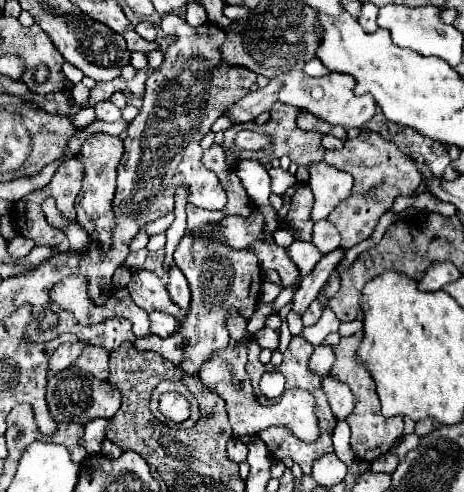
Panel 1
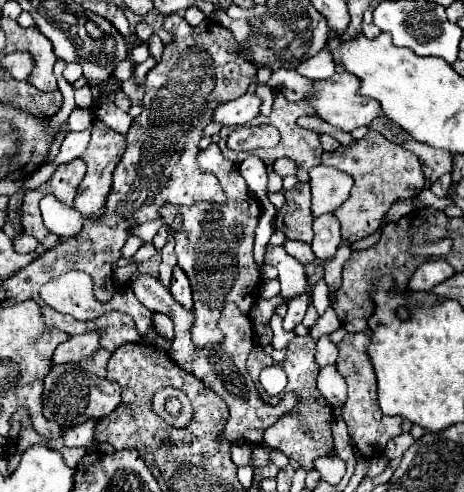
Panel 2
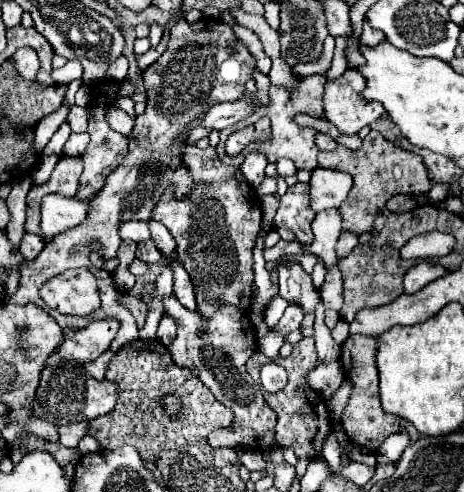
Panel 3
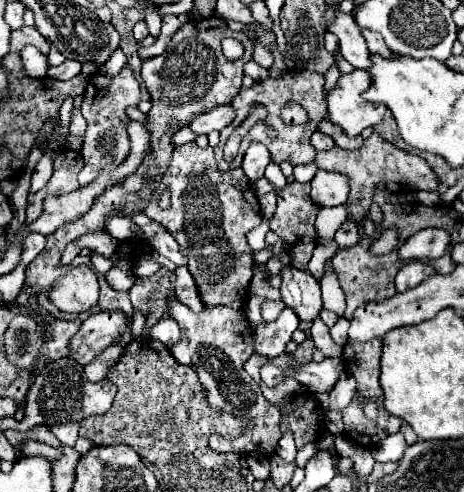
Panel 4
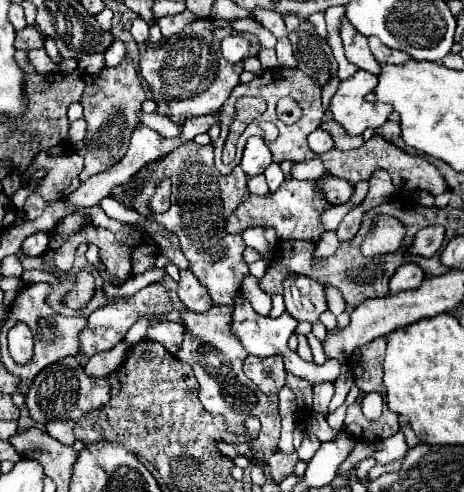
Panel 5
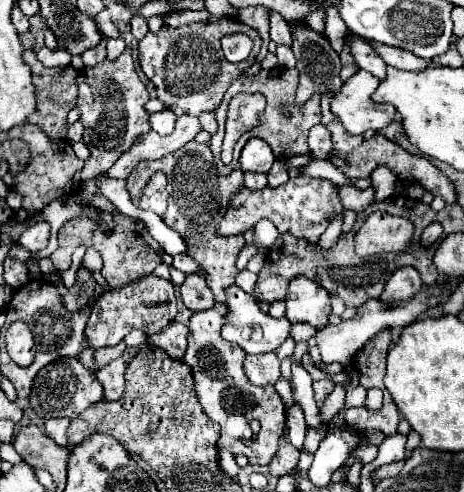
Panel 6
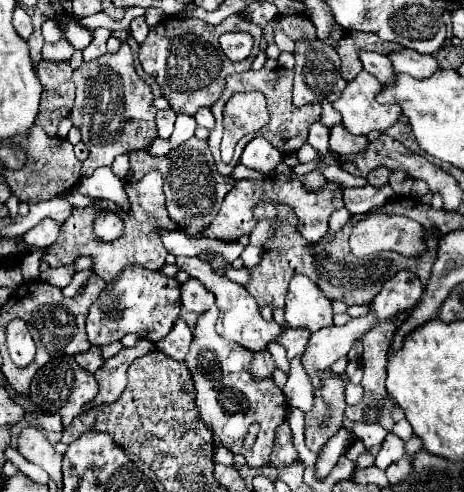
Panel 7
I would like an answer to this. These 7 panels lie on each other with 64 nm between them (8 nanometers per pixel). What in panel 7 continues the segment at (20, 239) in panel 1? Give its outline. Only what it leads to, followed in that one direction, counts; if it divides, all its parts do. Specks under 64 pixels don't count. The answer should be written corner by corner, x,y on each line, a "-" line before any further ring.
44,218
38,226
34,226
30,232
24,234
24,242
30,248
48,248
58,240
60,228
62,228
60,222
56,222
52,218

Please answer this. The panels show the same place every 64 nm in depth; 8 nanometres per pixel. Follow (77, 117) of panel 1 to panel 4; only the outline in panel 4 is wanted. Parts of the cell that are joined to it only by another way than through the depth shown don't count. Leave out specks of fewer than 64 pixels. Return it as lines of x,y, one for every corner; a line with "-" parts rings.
76,110
76,112
72,114
72,122
70,122
70,134
72,134
72,136
82,136
84,132
86,132
86,120
82,118
80,110

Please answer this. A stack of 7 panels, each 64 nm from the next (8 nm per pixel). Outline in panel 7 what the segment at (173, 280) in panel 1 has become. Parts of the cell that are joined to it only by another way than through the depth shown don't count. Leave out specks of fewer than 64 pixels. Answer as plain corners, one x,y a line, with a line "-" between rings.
190,278
186,284
180,286
180,290
182,290
182,306
190,312
204,314
206,310
210,310
214,306
212,292
208,292
204,288
204,284
200,284
198,280

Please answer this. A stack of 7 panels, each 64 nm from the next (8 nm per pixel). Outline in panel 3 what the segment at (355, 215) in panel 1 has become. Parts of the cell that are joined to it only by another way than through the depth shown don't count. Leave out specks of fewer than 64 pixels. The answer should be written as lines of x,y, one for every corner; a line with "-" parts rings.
370,132
362,146
358,150
348,148
336,148
332,152
320,152
318,154
318,166
328,168
334,166
340,172
348,172
354,178
352,192
348,194
346,202
338,208
344,216
344,228
352,230
356,234
368,232
372,228
372,220
378,210
384,208
384,202
390,200
396,194
412,194
418,196
420,188
432,188
432,180
428,176
428,170
418,154
406,152
392,142
388,142
382,134

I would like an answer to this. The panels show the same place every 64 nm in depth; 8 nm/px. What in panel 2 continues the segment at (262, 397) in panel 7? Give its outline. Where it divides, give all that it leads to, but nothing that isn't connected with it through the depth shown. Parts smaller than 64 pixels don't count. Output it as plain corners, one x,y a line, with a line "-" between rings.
140,274
140,292
134,292
136,296
144,294
144,300
140,300
148,310
166,314
174,320
176,326
176,336
172,340
172,348
170,348
170,358
184,368
186,372
194,374
196,378
200,378
212,392
216,392
230,410
230,418
228,424
224,428
224,432
218,436
220,442
250,442
250,444
262,444
264,442
264,432
266,428
270,428
286,410
292,408
294,404
294,396
286,394
284,400
278,406
270,406
266,404
256,386
254,380
248,376
246,370
246,358
254,348
254,326
250,322
248,316
244,316
236,304
226,304
226,308
222,310
222,316
218,320
218,328
224,332
226,336
226,346
224,348
216,348
216,350
208,350
208,348
196,348
196,344
190,338
190,328
194,326
194,314
192,310
182,308
174,296
160,284
158,278
150,276
150,274

